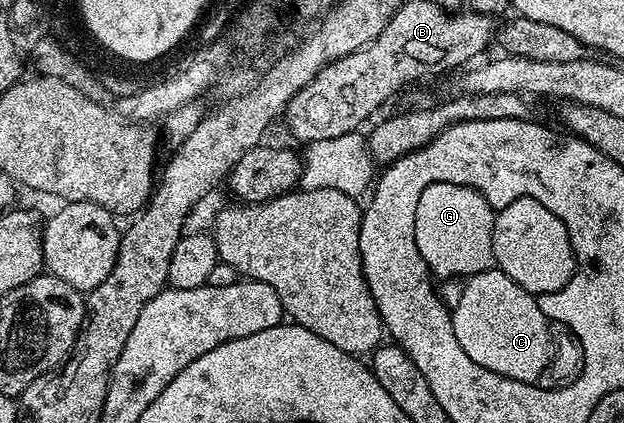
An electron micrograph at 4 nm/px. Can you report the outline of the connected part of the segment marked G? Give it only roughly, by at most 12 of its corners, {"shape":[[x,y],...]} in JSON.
{"shape":[[432,183],[415,208],[430,273],[494,267],[495,210],[475,189]]}

